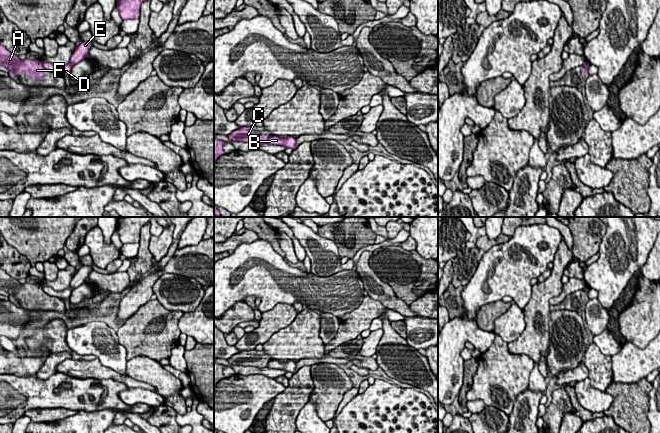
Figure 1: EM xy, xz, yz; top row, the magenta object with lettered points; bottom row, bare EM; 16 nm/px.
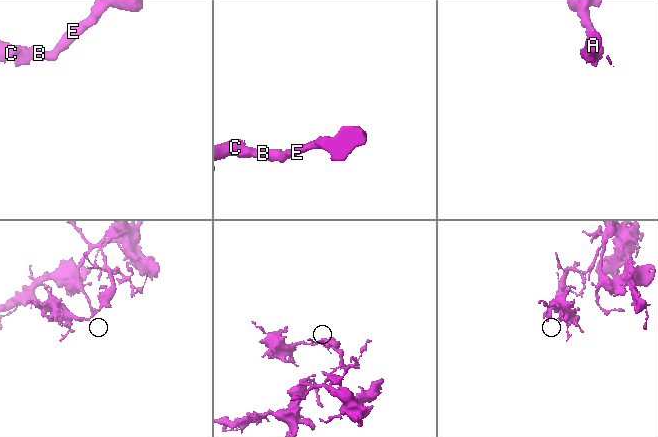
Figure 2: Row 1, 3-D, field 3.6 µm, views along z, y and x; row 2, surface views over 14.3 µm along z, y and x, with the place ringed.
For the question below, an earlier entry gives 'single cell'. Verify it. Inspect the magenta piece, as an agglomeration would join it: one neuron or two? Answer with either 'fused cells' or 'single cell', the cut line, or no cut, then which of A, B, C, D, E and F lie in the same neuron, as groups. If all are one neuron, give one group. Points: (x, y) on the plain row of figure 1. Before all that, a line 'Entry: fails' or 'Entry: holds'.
Entry: fails
fused cells; cut xy (41, 288), (46, 294); groups A C F / B D E

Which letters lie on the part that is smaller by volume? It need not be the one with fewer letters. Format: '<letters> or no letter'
A, C, F

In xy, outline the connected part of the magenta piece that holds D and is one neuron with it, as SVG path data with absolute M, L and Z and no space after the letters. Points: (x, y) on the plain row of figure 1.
M82 265L82 267L75 273L73 279L71 280L70 286L71 288L67 288L63 291L56 291L51 287L43 287L43 291L50 295L60 299L69 299L72 290L82 285L86 279L89 277L89 272L93 270L91 265Z

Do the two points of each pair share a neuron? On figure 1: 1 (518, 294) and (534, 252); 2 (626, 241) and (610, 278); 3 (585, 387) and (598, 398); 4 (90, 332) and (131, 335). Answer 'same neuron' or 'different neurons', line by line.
1: same neuron
2: same neuron
3: same neuron
4: different neurons

